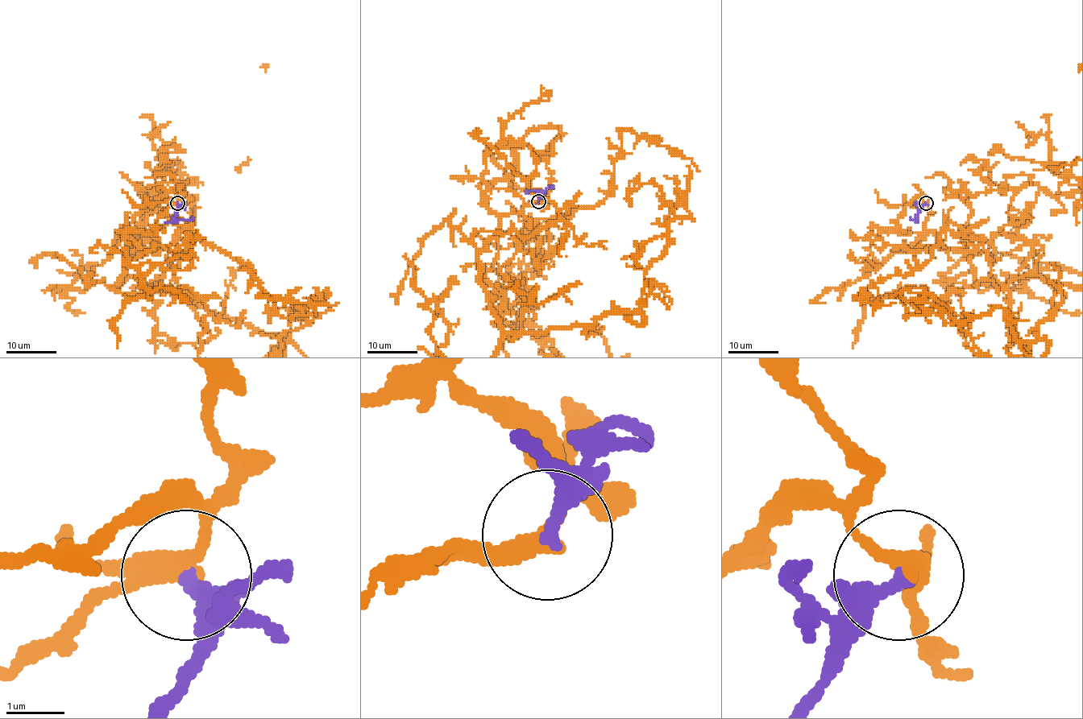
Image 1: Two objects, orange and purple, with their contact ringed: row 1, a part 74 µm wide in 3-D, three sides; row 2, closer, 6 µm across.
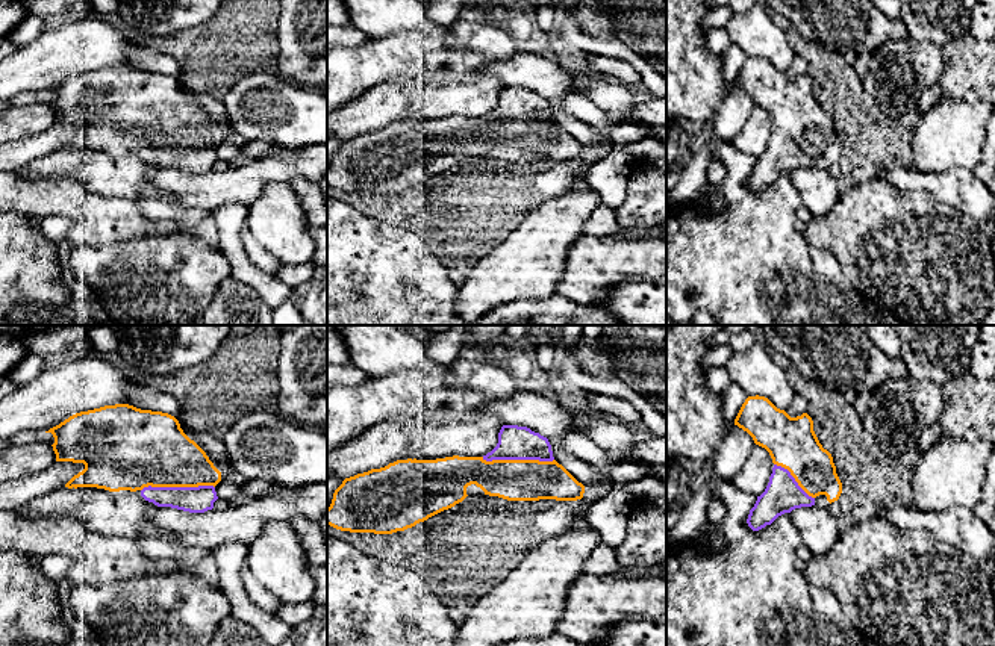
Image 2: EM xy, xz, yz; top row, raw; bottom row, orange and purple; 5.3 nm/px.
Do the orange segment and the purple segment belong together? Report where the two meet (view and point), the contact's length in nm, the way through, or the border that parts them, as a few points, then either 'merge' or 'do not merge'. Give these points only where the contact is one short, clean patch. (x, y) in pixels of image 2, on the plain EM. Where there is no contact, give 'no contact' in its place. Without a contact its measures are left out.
xy (177, 147) | 400 nm | merge

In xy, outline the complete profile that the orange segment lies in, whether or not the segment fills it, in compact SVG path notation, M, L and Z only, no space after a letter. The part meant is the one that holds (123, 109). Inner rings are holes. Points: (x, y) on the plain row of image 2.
M129 65L104 67L76 74L45 94L55 98L51 107L56 123L85 126L85 130L65 145L68 150L139 151L145 162L158 168L189 174L212 171L218 160L215 147L221 142L221 133L168 74L141 71Z

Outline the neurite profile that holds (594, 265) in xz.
M582 236L569 247L556 293L580 306L600 307L619 283L665 277L665 239Z

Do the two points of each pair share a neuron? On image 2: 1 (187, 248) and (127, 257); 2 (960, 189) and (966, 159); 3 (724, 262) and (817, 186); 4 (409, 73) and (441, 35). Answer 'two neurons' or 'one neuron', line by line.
1: one neuron
2: two neurons
3: two neurons
4: two neurons

